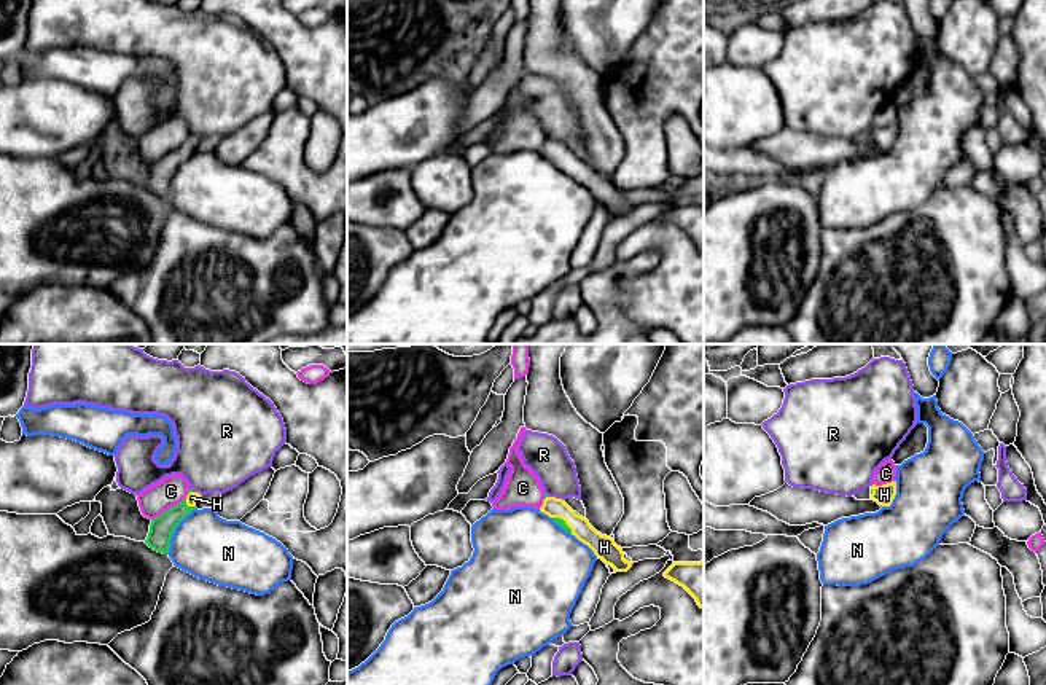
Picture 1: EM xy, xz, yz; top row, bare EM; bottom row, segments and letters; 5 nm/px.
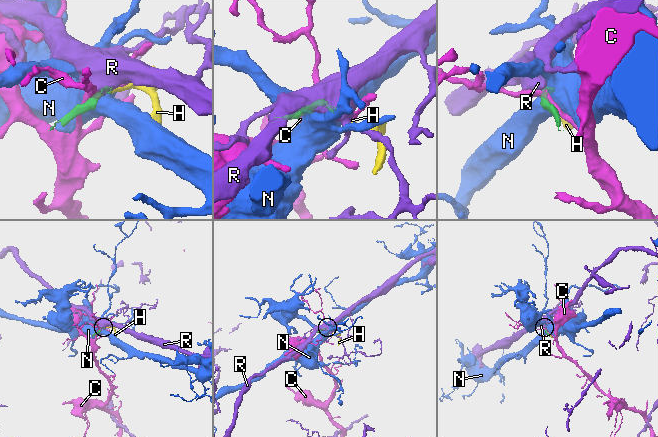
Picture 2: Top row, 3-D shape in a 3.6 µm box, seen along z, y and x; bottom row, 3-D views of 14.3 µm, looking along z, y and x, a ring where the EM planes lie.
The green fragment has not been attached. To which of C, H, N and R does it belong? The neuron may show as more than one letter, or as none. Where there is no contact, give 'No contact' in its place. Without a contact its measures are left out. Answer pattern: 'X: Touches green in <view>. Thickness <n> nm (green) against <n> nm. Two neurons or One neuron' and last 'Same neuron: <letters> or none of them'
C: Touches green in xy. Thickness 120 nm (green) against 150 nm. Two neurons
H: Touches green in xy. Thickness 120 nm (green) against 60 nm. One neuron
N: Touches green in xy. Thickness 120 nm (green) against 320 nm. Two neurons
R: Touches green in xy. Thickness 20 nm (green) against 420 nm. Two neurons
Same neuron: H

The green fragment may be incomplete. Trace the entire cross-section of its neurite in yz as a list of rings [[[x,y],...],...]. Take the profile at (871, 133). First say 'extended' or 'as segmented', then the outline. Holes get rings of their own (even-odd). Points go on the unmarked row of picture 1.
extended | [[[896,124],[882,127],[882,129],[871,129],[871,142],[882,150],[890,150],[896,139]]]

